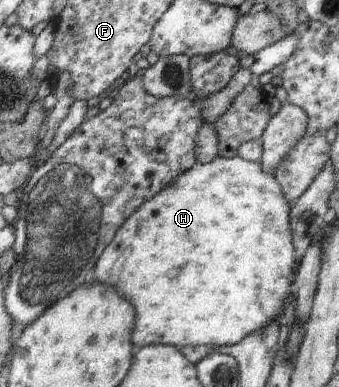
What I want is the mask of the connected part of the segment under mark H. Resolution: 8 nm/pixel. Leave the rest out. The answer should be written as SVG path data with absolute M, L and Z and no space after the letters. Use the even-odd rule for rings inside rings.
M239 157L195 163L126 218L100 254L94 281L122 292L134 304L136 324L130 342L136 349L150 345L170 345L178 350L187 346L233 346L281 318L280 312L292 300L296 273L290 210L275 177L266 174L259 163ZM166 274L190 282L166 282Z

